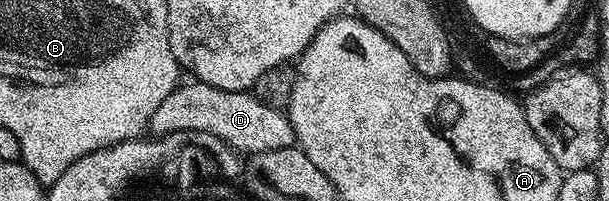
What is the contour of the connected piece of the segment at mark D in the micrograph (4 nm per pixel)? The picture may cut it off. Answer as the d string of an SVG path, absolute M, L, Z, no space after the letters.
M189 81L172 91L152 114L149 129L156 136L171 132L197 131L213 135L218 142L235 148L243 155L274 152L296 144L294 127L280 108L263 105L250 92L216 89L206 83Z

